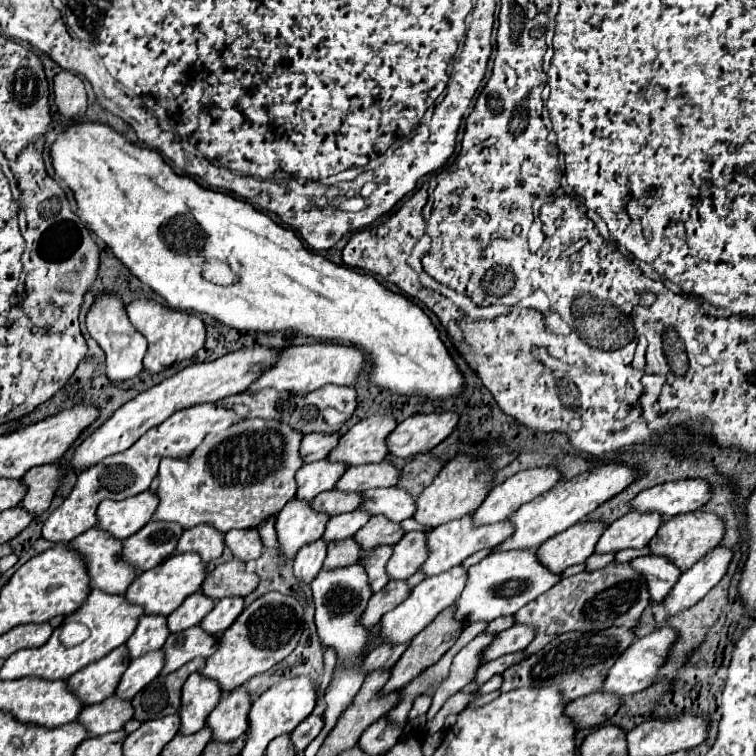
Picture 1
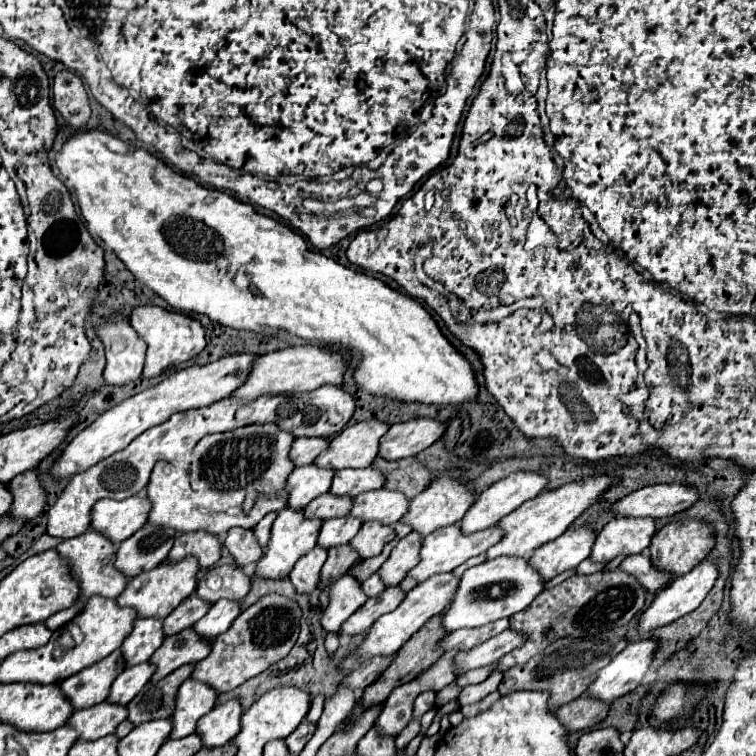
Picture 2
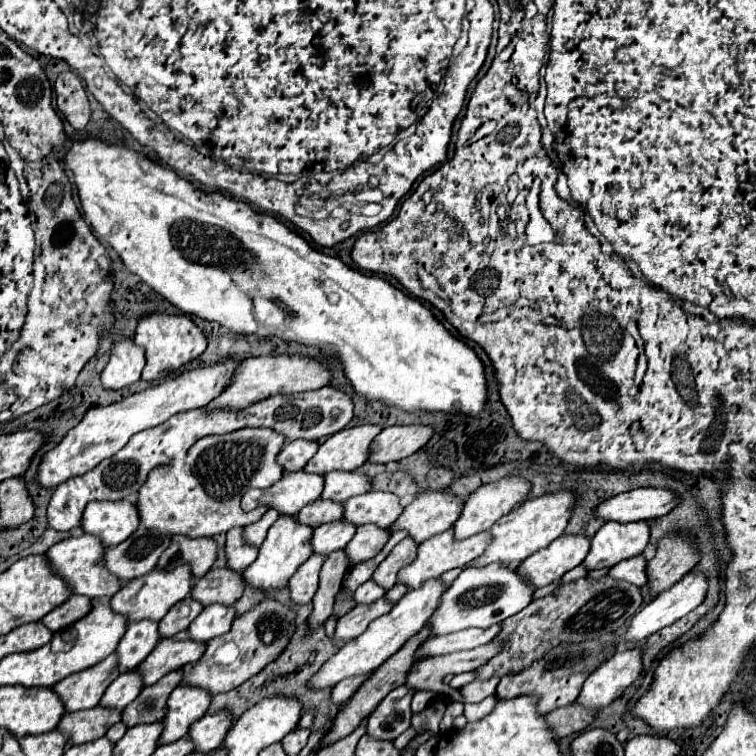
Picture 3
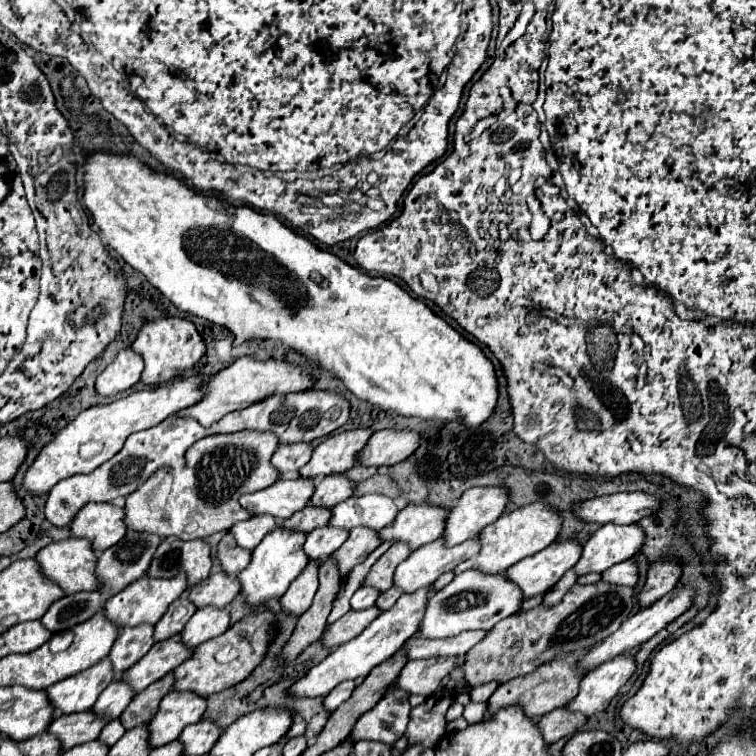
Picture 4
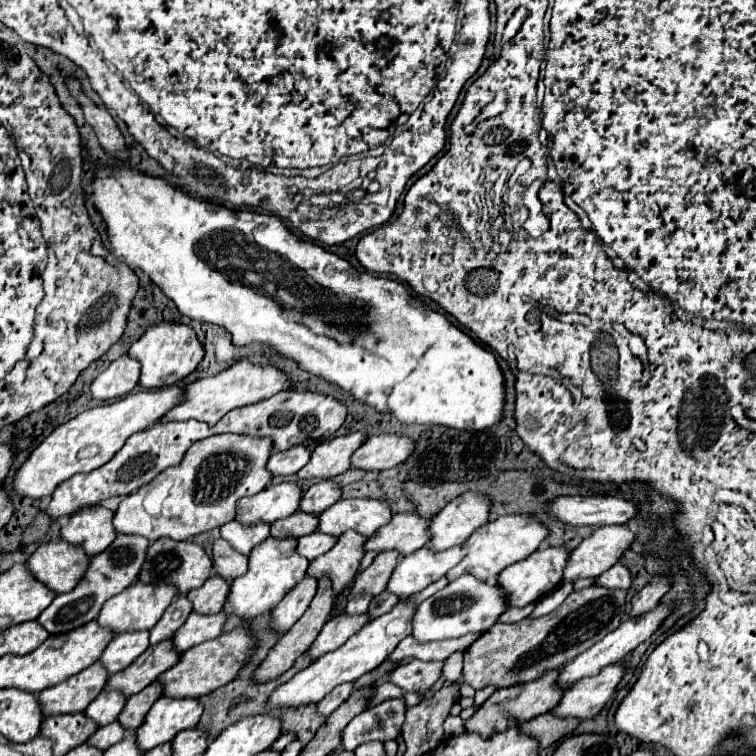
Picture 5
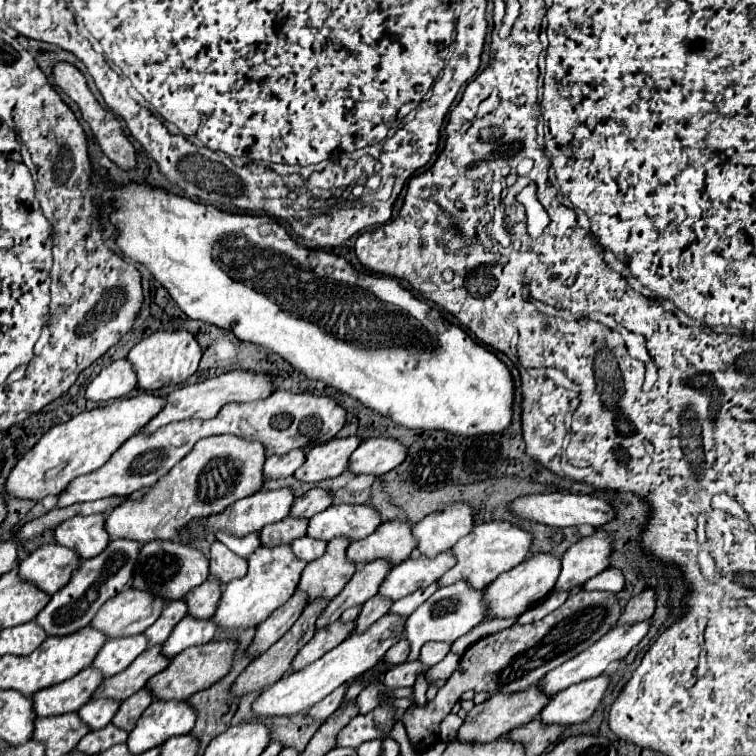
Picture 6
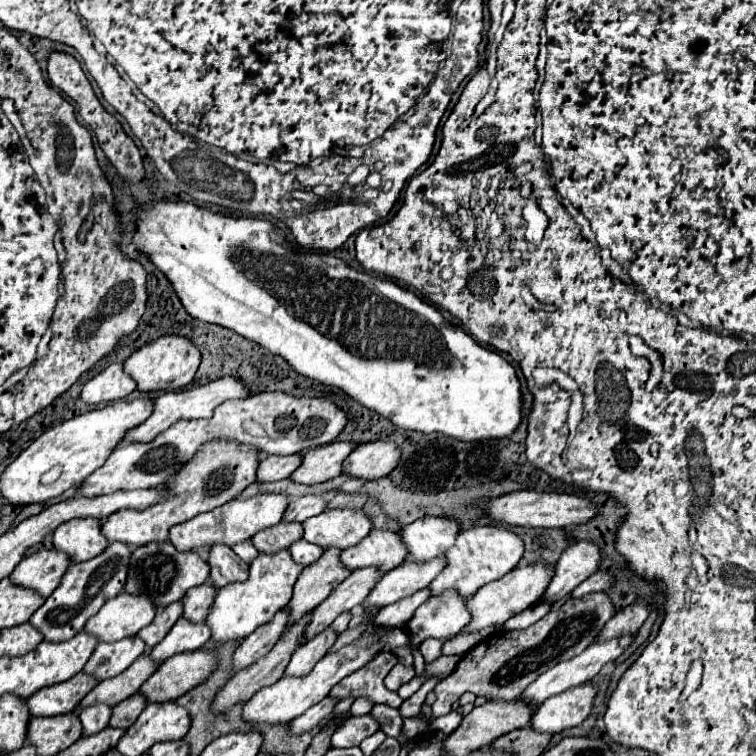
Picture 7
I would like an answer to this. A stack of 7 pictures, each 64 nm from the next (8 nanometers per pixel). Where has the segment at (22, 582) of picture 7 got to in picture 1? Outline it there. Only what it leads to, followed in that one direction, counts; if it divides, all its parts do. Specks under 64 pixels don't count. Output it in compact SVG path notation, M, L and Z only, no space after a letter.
M90 528L72 540L74 550L84 554L90 586L108 594L124 594L138 572L122 558L122 540L102 528Z

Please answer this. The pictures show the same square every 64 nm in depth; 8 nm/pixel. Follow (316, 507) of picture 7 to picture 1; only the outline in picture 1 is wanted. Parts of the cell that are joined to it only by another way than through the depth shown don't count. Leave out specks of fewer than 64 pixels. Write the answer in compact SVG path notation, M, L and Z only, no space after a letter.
M390 462L350 466L346 470L346 474L338 480L336 488L346 490L346 492L366 492L368 488L396 486L400 476L402 476L402 472Z

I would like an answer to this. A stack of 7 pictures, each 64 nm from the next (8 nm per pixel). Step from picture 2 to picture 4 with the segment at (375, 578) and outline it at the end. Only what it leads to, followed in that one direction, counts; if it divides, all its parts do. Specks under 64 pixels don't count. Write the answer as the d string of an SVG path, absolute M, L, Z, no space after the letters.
M360 586L356 590L356 594L352 596L350 604L352 604L352 610L364 610L364 608L370 608L374 606L376 598L380 596L378 588L372 588L372 586Z

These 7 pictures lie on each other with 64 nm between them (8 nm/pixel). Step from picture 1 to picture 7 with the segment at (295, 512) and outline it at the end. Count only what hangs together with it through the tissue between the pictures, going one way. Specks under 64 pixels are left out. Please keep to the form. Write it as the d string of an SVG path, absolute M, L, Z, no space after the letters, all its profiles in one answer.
M280 550L274 554L258 554L254 562L250 562L250 574L246 582L232 582L218 590L212 610L206 618L206 624L212 630L212 640L224 644L228 640L240 640L250 636L258 626L270 622L270 618L282 610L290 602L290 594L296 578L300 576L304 566L292 562L288 550Z

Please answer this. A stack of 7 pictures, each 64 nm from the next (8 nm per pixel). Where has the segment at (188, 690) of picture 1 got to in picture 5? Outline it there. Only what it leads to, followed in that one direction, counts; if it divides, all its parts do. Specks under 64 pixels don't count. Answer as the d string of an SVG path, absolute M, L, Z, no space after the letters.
M162 696L152 710L146 714L144 724L138 728L140 750L150 750L154 746L170 742L178 732L198 724L202 716L202 706L192 698L166 698Z

